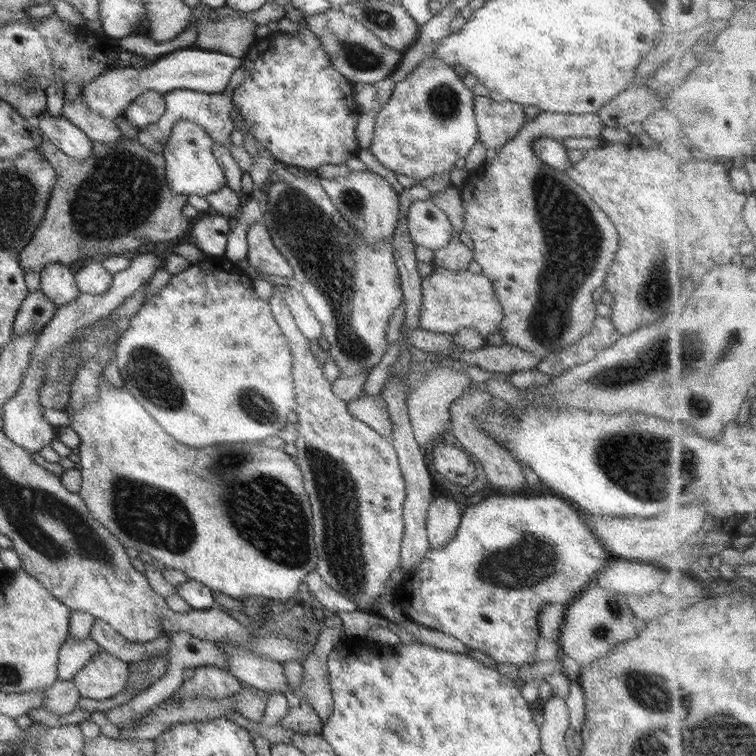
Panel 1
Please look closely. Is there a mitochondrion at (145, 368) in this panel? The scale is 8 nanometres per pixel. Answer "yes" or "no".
yes

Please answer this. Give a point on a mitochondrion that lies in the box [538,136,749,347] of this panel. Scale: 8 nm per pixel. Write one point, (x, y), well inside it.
(655, 290)

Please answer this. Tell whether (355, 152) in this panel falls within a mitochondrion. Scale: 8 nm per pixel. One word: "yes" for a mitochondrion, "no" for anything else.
no

